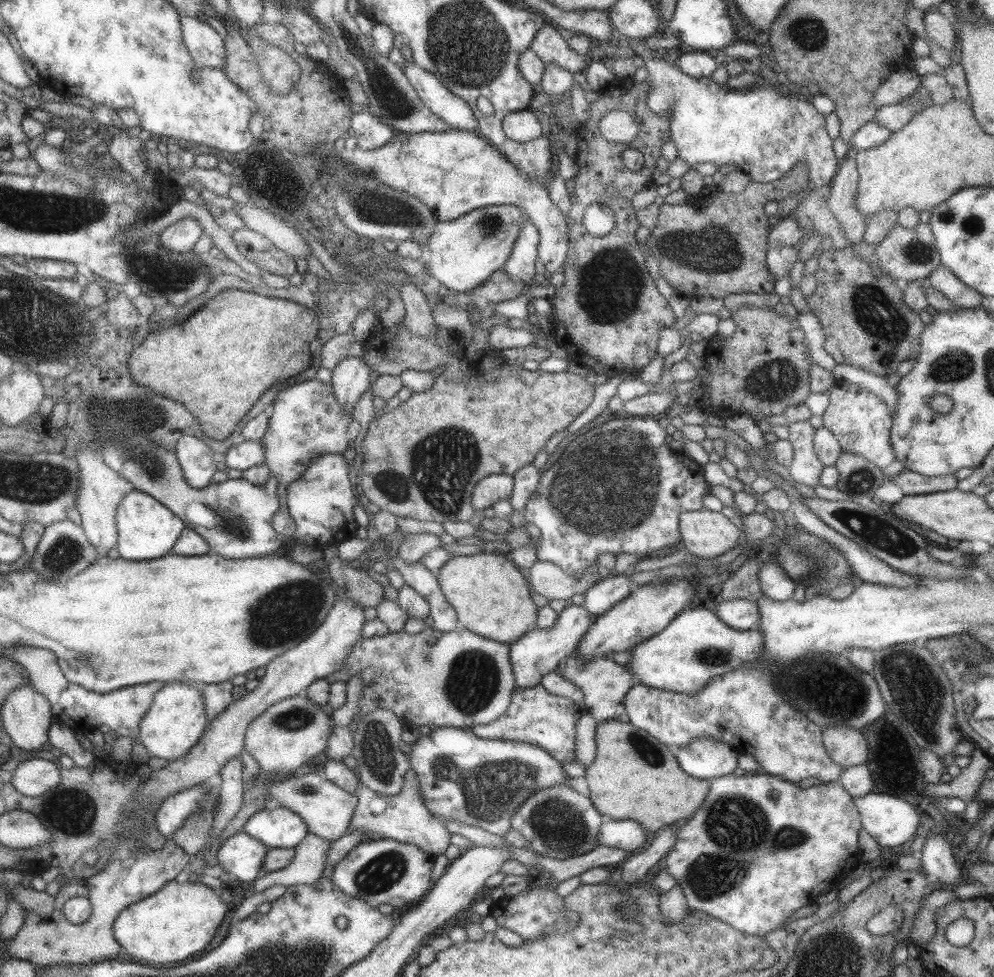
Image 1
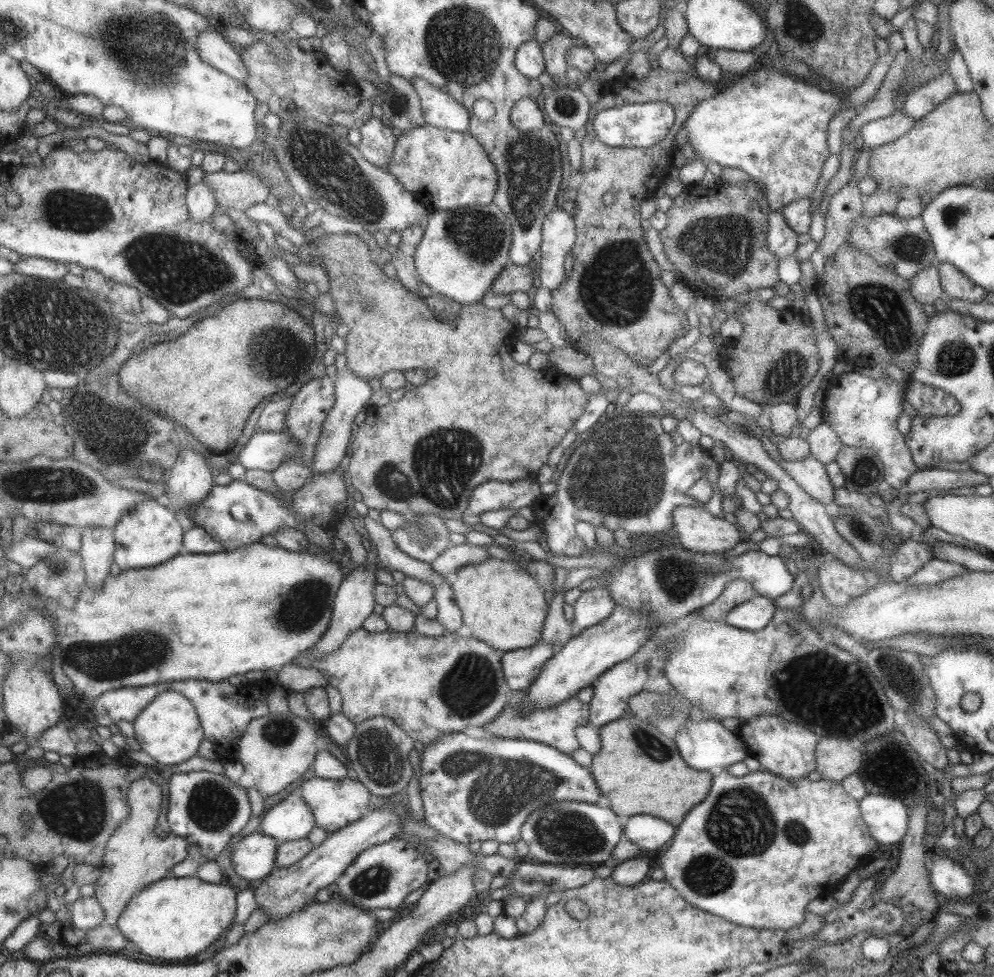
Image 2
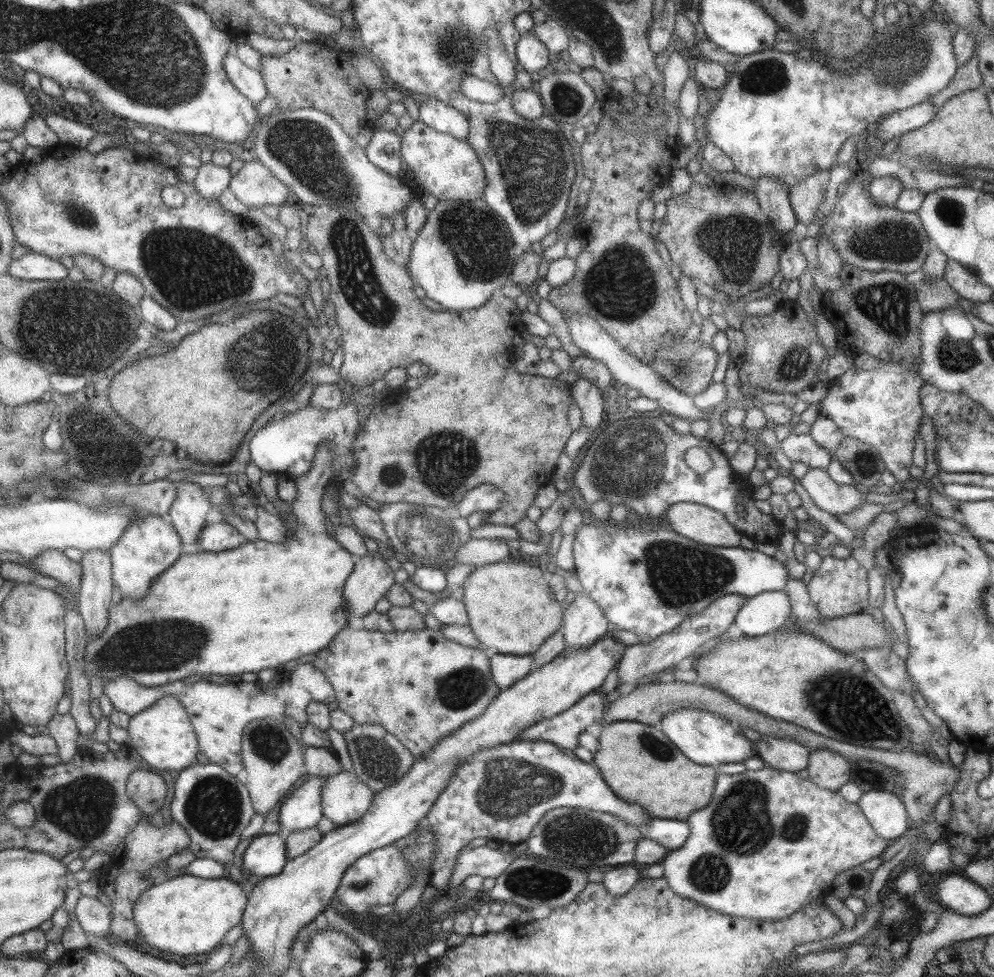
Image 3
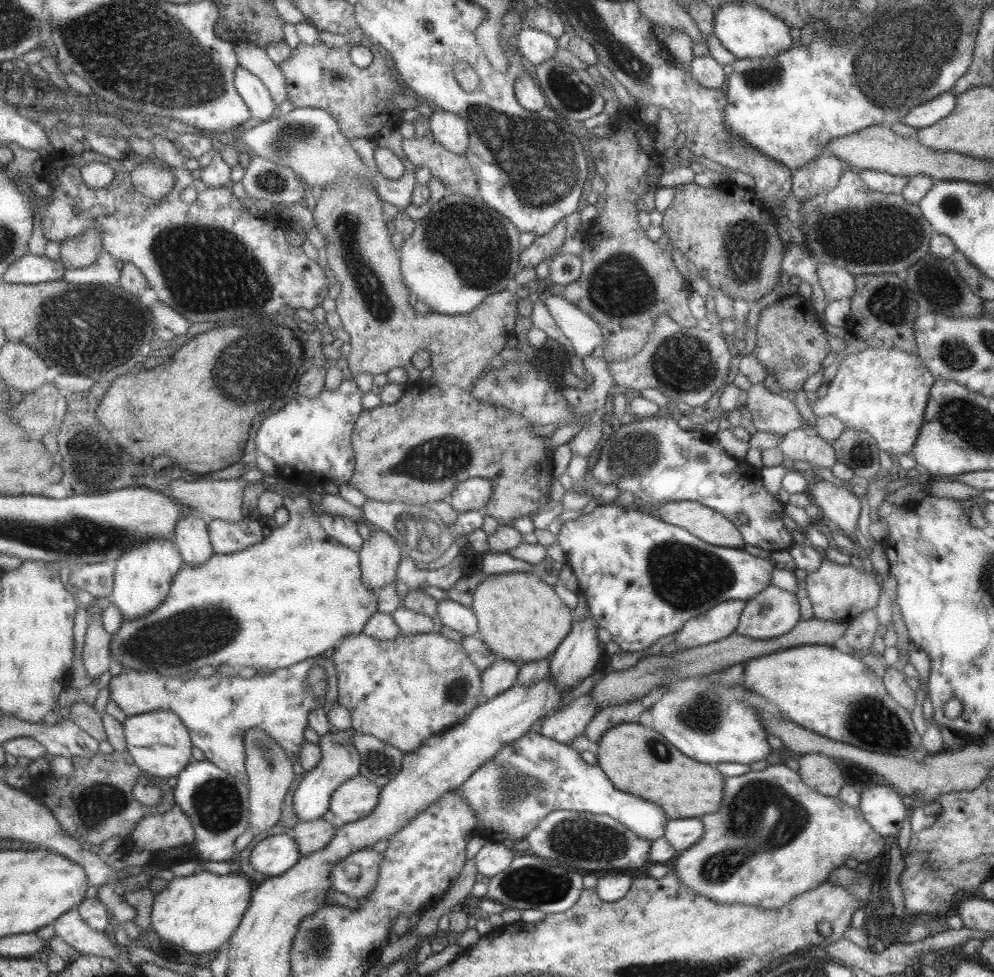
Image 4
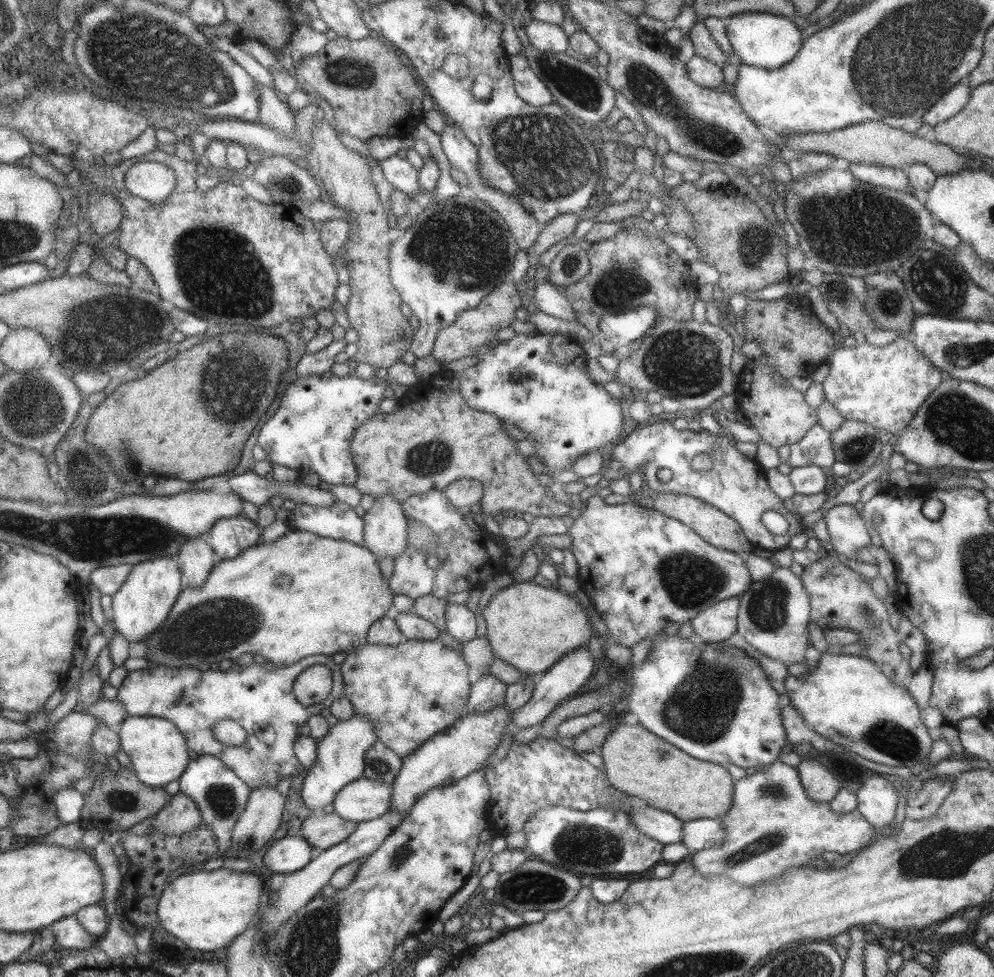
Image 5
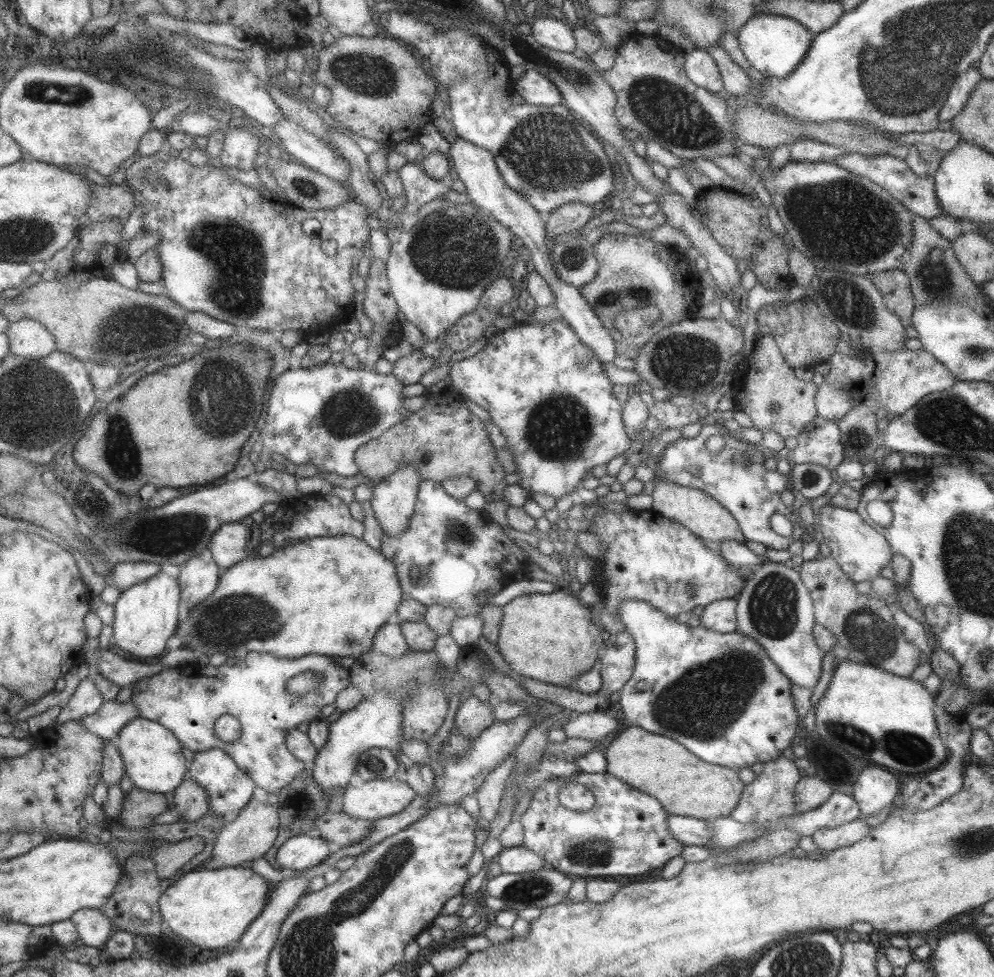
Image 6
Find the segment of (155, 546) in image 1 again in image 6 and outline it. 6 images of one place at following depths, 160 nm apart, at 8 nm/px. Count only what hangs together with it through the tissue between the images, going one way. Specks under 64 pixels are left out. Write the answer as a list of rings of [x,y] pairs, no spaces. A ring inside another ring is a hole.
[[[159,571],[145,581],[138,582],[136,585],[130,586],[127,590],[122,590],[119,597],[113,605],[114,619],[111,625],[113,644],[125,653],[132,654],[134,659],[142,660],[142,658],[151,658],[151,656],[159,656],[165,654],[165,641],[171,634],[174,634],[177,621],[177,606],[179,606],[180,588],[177,581],[165,572]]]

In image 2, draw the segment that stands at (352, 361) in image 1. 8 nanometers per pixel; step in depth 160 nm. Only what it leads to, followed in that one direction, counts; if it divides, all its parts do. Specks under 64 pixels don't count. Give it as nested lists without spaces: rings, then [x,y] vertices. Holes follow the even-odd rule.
[[[344,353],[337,354],[334,365],[336,368],[335,386],[333,386],[335,401],[333,401],[333,406],[328,410],[327,416],[323,421],[320,437],[313,451],[312,474],[310,474],[310,477],[317,473],[324,473],[337,468],[341,458],[347,454],[349,438],[351,438],[350,431],[355,427],[353,418],[357,416],[357,412],[364,410],[368,406],[368,401],[373,394],[367,381],[359,378],[359,376],[353,376],[354,374],[347,366],[347,359]]]

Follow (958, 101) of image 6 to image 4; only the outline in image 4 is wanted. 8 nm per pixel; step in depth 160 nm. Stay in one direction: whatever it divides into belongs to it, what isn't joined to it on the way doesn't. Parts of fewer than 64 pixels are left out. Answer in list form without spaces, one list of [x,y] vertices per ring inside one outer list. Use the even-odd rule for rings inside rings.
[[[950,91],[941,93],[931,100],[915,104],[915,106],[904,114],[901,122],[913,128],[922,129],[931,126],[945,118],[946,114],[953,108],[956,95]]]

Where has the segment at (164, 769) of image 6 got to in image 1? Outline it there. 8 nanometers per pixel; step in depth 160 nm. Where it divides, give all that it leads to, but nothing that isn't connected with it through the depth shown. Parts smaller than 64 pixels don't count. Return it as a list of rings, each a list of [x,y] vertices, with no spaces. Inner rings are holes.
[[[167,684],[154,694],[153,702],[149,705],[147,712],[143,715],[139,723],[139,742],[142,744],[151,757],[158,757],[165,761],[173,762],[188,754],[201,734],[207,727],[208,720],[204,711],[203,693],[200,691],[198,684]]]

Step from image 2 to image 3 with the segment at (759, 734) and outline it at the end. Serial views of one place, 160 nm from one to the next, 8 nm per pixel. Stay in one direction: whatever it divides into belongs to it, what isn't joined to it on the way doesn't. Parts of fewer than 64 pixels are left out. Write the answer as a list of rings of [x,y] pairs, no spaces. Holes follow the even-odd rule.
[[[760,735],[755,740],[756,756],[774,770],[797,773],[807,769],[810,750],[791,738]]]

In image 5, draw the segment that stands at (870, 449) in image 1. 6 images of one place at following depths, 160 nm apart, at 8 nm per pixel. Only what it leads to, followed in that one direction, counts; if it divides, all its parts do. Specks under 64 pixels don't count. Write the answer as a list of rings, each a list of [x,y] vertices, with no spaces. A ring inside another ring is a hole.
[[[907,335],[898,336],[891,343],[877,347],[861,339],[854,347],[834,348],[827,360],[829,370],[822,382],[827,401],[844,420],[871,424],[896,438],[918,412],[921,403],[933,393],[943,380],[944,373],[914,347]]]

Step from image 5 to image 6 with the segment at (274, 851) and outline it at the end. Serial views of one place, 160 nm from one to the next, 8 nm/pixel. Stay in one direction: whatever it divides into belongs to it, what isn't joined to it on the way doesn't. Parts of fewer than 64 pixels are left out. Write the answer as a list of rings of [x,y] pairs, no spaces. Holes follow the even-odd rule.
[[[295,834],[286,839],[275,852],[275,865],[283,870],[299,871],[319,865],[334,851],[333,846],[321,837]]]

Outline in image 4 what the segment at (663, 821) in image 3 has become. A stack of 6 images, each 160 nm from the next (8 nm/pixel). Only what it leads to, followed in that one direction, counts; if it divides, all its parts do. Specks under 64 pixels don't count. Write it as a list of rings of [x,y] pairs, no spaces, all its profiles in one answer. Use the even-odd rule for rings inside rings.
[[[700,817],[666,819],[663,837],[677,852],[689,848],[701,835]]]

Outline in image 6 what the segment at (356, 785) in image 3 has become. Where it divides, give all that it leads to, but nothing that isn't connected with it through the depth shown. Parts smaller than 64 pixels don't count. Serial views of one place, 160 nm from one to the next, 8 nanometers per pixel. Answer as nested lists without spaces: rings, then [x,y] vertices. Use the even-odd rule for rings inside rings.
[[[393,777],[365,781],[361,786],[345,787],[340,811],[374,821],[403,810],[415,796],[405,782],[397,782]]]

